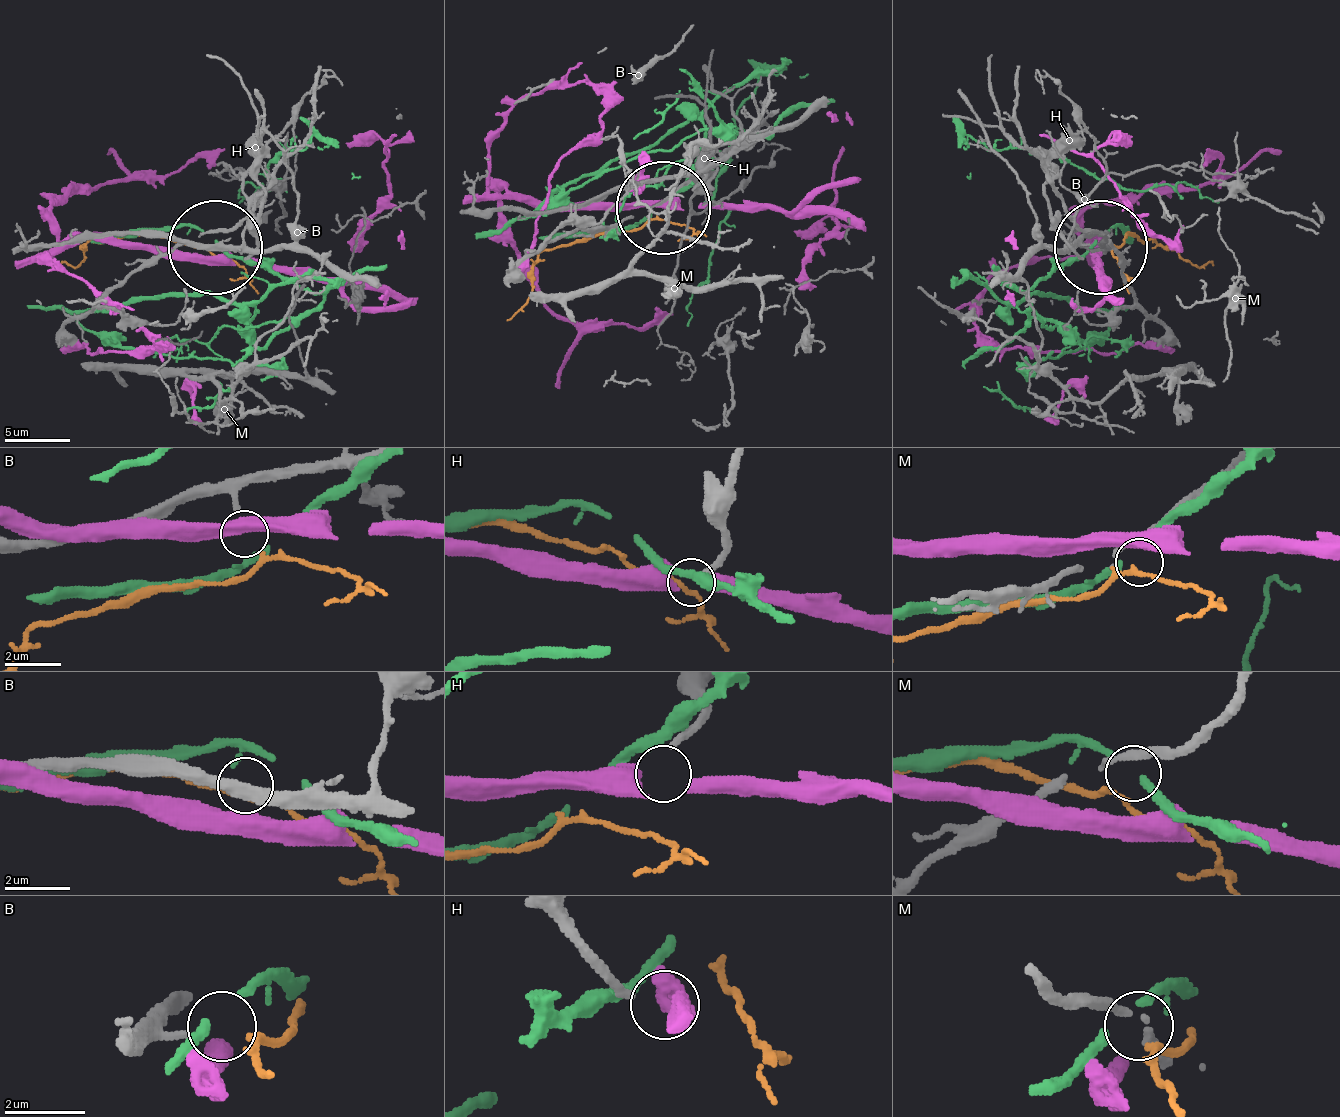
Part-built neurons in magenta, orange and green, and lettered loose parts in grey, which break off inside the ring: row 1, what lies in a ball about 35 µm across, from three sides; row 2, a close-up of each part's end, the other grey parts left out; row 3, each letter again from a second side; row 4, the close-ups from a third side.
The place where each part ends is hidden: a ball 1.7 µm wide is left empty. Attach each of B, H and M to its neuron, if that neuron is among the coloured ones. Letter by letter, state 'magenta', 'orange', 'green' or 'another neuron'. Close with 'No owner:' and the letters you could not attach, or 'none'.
B: orange
H: magenta
M: another neuron
No owner: M

